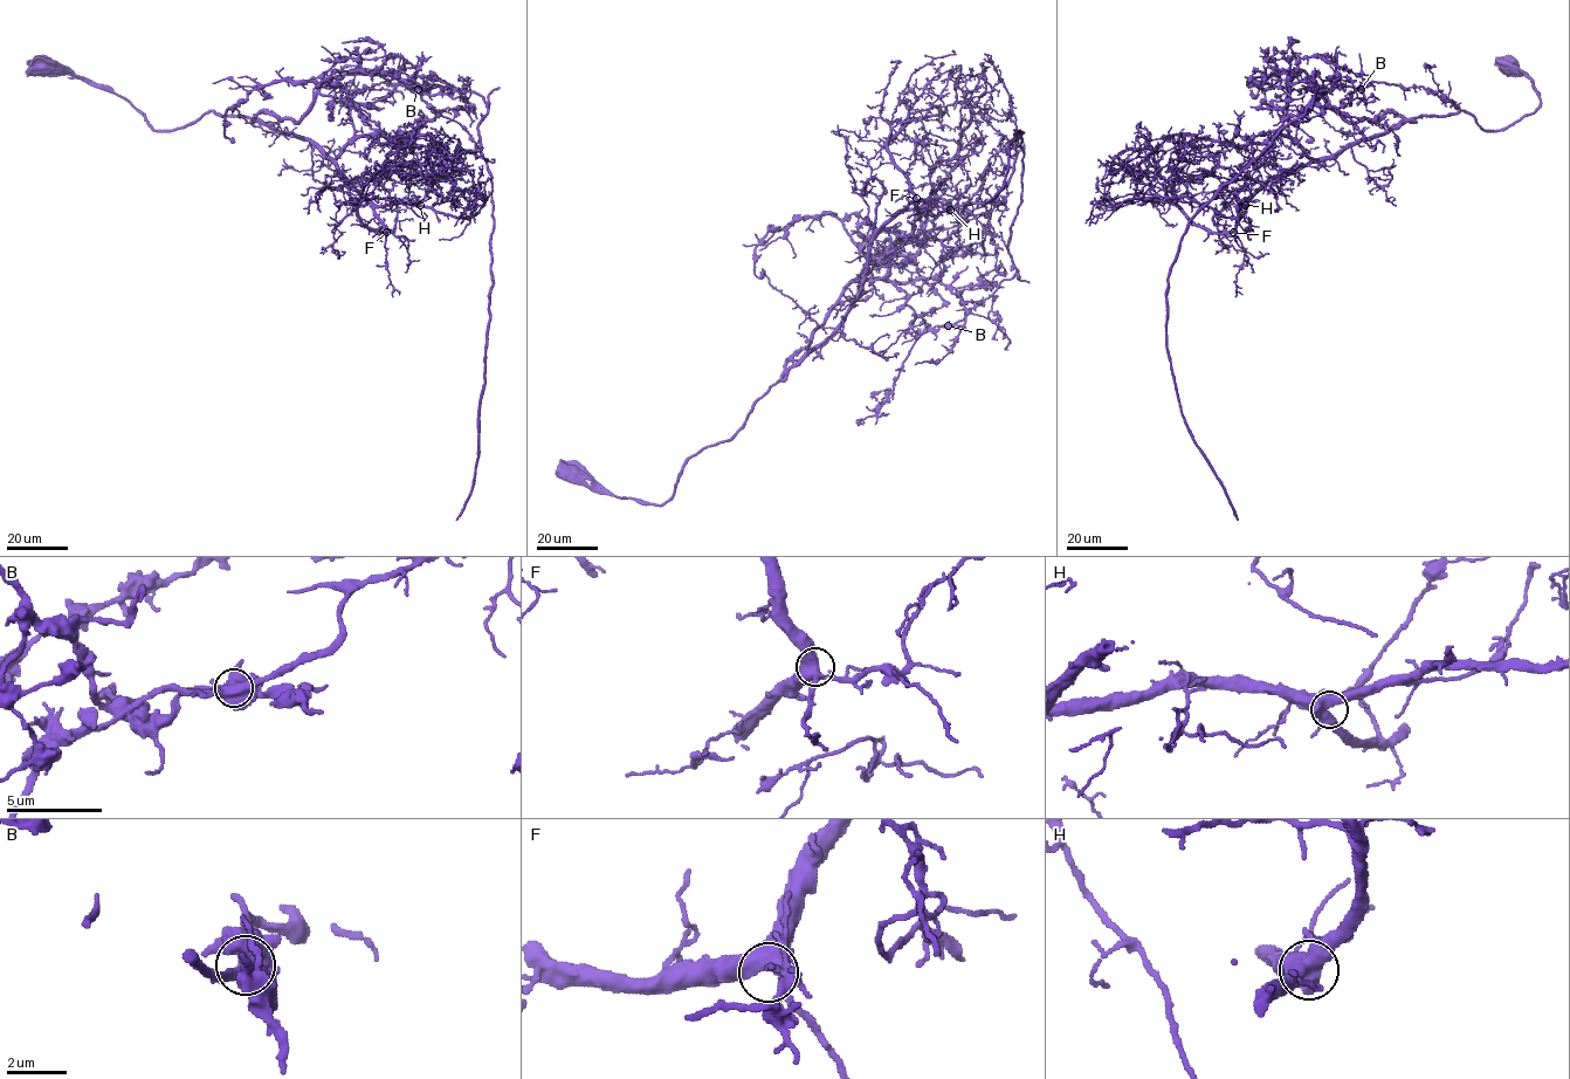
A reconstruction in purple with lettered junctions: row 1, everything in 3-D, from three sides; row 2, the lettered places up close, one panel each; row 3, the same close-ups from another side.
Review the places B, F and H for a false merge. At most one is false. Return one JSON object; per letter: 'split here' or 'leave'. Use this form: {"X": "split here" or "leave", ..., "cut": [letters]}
{"B": "split here", "F": "leave", "H": "leave", "cut": ["B"]}

